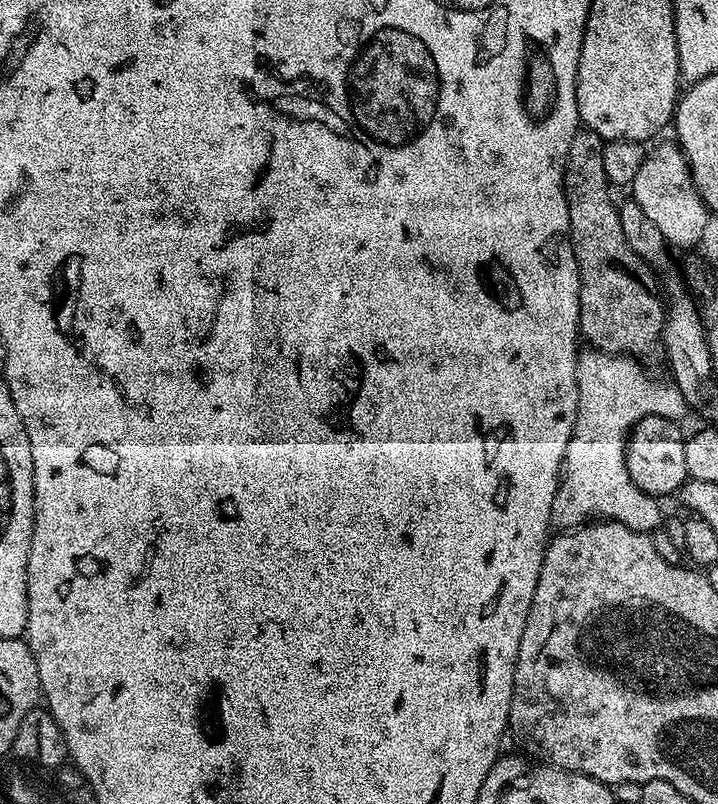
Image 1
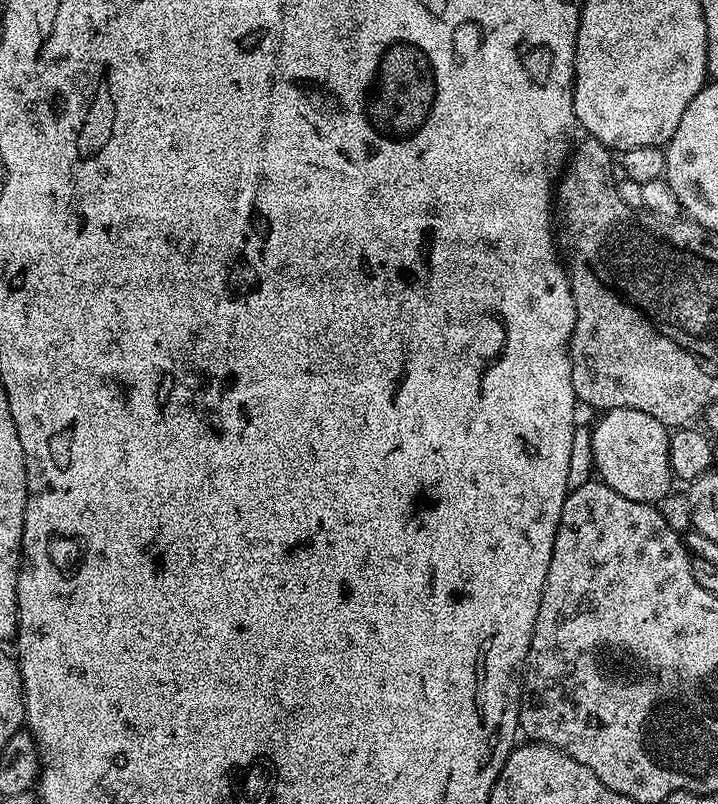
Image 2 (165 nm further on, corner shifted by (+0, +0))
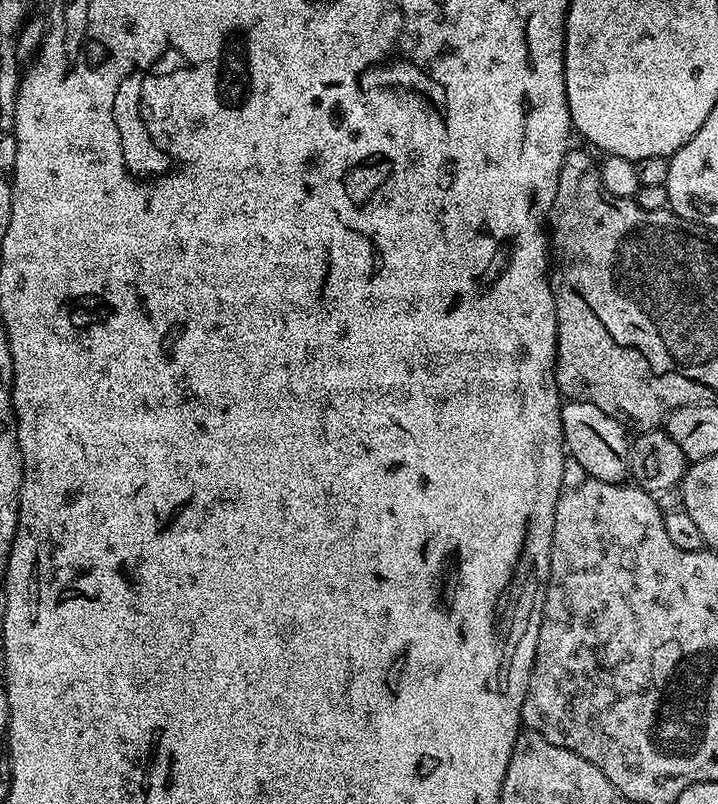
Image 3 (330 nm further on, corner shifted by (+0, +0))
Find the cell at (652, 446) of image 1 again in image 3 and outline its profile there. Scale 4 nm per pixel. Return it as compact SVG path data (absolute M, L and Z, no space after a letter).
M581 400L567 401L561 407L564 427L564 446L569 457L576 459L585 477L611 484L623 484L629 479L628 450L629 429L613 416L606 415L598 406Z

